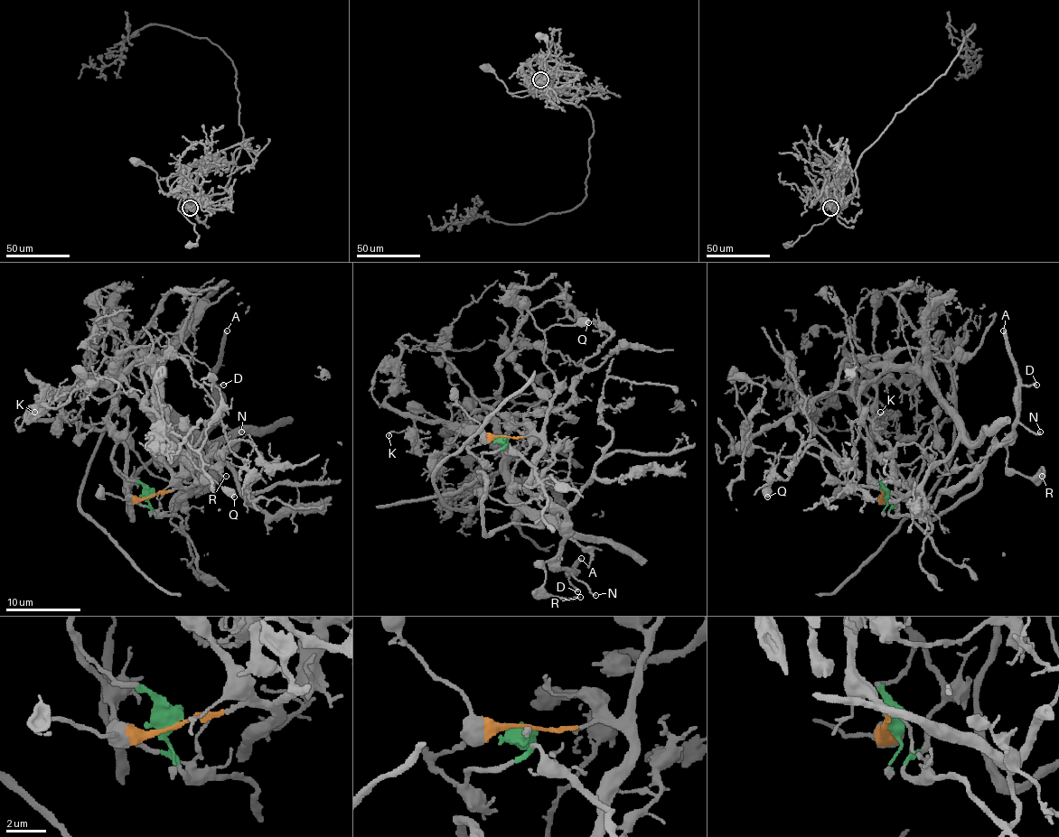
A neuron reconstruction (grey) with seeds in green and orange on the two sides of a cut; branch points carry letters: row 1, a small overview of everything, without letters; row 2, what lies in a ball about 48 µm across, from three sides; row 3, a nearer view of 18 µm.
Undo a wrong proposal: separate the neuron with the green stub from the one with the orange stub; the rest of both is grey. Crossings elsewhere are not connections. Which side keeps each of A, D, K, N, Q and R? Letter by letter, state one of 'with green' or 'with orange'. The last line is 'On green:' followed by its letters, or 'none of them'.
A: with orange
D: with orange
K: with green
N: with orange
Q: with orange
R: with orange
On green: K

